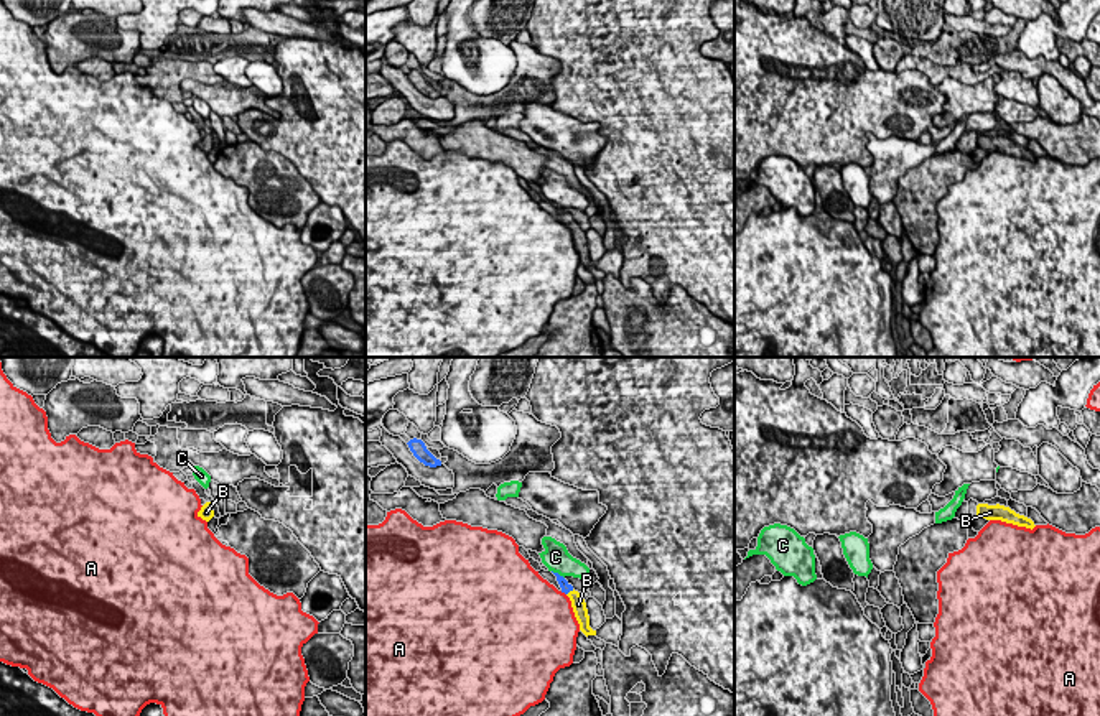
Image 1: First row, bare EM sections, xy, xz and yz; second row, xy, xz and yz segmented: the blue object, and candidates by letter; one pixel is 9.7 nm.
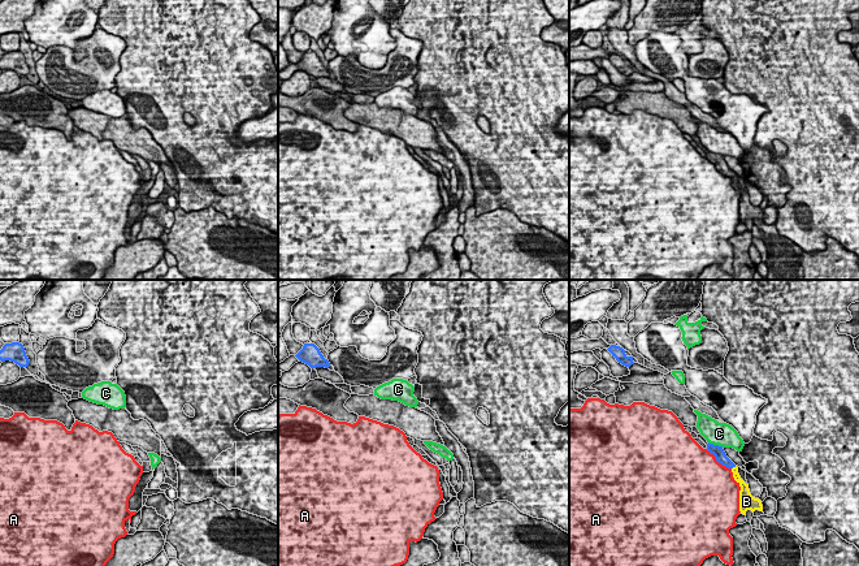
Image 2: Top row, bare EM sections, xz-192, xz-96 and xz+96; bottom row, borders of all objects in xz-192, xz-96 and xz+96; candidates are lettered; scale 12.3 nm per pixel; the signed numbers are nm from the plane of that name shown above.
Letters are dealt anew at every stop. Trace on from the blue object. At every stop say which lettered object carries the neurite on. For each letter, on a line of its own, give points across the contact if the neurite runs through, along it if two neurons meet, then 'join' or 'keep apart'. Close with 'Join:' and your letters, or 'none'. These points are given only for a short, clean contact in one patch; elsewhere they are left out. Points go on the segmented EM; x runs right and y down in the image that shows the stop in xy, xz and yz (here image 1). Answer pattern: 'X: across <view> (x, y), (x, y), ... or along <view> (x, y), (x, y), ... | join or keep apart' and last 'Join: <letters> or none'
A: keep apart
B: across xz (565, 588), (570, 590), (578, 604) | join
C: keep apart
Join: B

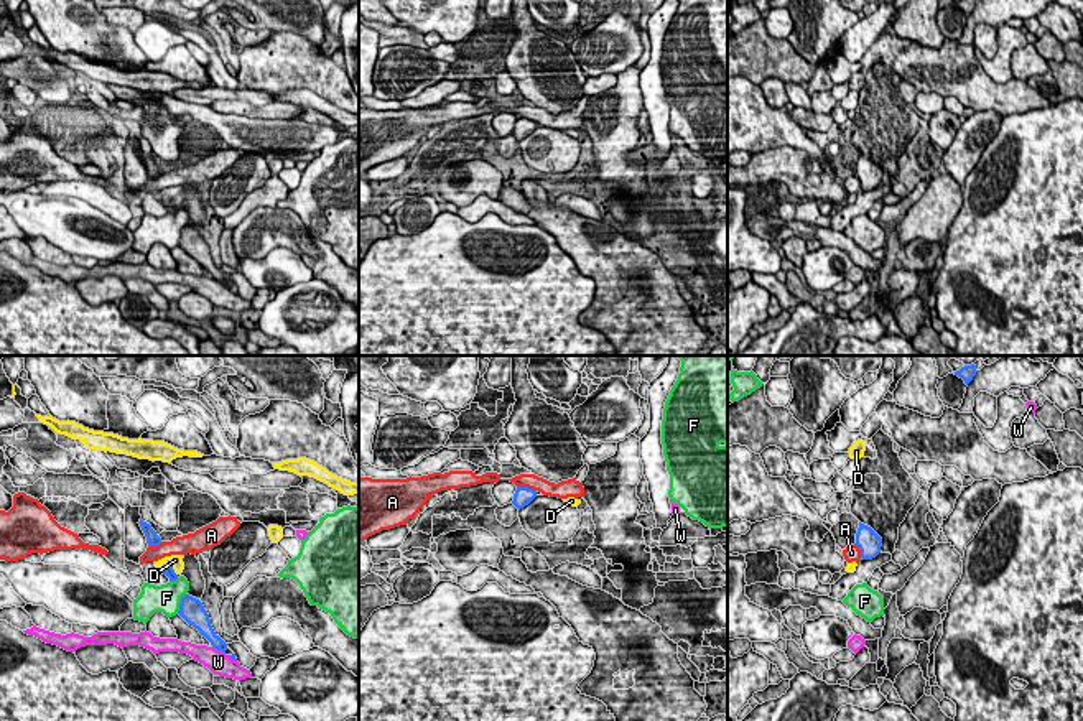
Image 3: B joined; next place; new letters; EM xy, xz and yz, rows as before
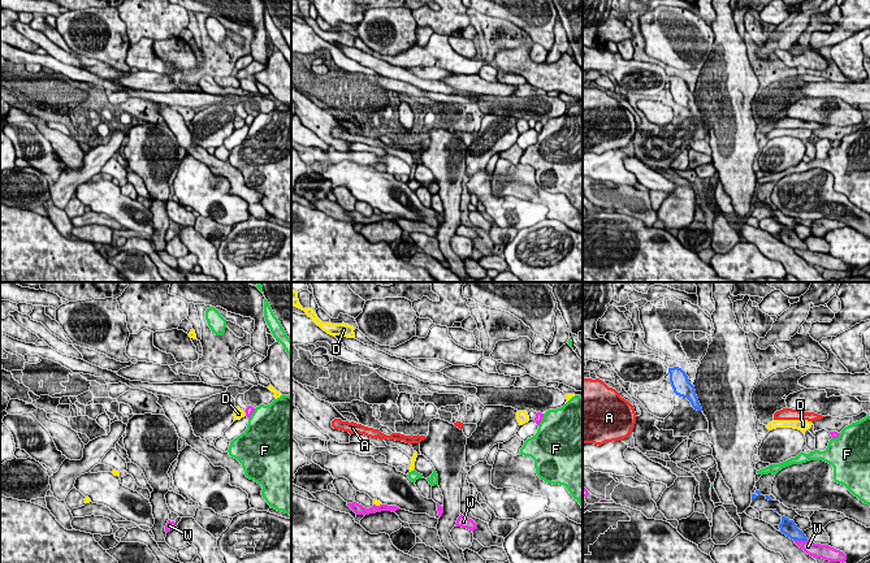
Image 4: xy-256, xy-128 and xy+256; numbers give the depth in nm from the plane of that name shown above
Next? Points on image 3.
A: along xz (517, 486), (527, 486), (535, 491) | keep apart
D: along xy (160, 567), (170, 565), (176, 575) | keep apart
F: keep apart
W: keep apart
Join: none

